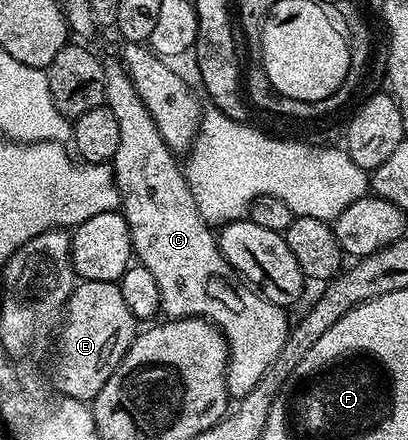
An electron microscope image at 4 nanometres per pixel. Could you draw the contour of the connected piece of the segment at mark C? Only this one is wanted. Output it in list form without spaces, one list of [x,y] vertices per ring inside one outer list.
[[[120,62],[104,64],[104,104],[118,121],[118,154],[114,154],[110,167],[116,178],[116,189],[120,191],[120,208],[128,223],[135,259],[146,270],[150,270],[150,274],[154,274],[154,282],[158,282],[160,312],[168,318],[201,316],[203,320],[215,324],[228,344],[226,386],[229,397],[239,398],[250,394],[250,390],[258,386],[262,374],[266,374],[270,362],[274,362],[274,358],[282,354],[282,346],[286,346],[290,331],[290,319],[284,313],[287,311],[281,305],[271,304],[251,287],[216,280],[217,233],[210,227],[209,221],[200,215],[188,180],[184,177],[181,161],[176,161],[177,153],[163,140],[154,118],[138,96],[134,83]]]

